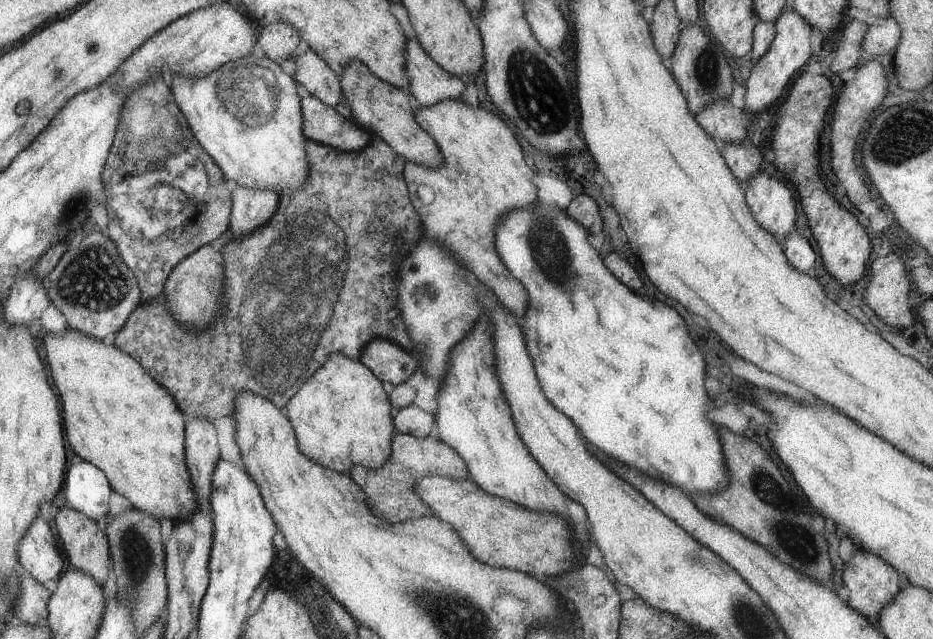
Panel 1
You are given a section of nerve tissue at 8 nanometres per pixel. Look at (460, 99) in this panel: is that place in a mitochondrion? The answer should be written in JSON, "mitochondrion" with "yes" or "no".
{"mitochondrion":"no"}

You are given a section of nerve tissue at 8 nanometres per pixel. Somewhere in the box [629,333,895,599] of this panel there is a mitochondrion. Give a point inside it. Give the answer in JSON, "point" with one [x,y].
{"point":[768,493]}

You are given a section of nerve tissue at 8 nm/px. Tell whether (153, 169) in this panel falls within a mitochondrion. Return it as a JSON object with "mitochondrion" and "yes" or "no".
{"mitochondrion":"yes"}

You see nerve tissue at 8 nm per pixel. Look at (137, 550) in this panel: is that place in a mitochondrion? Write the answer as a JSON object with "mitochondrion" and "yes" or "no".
{"mitochondrion":"yes"}

